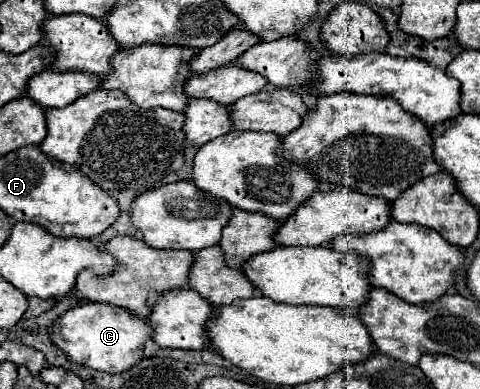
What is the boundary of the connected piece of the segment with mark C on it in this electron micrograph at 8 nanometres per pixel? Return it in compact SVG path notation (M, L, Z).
M84 303L64 313L48 329L54 345L58 345L74 363L88 365L96 371L124 373L142 361L146 341L154 337L154 329L148 321L136 317L124 307L108 303Z

